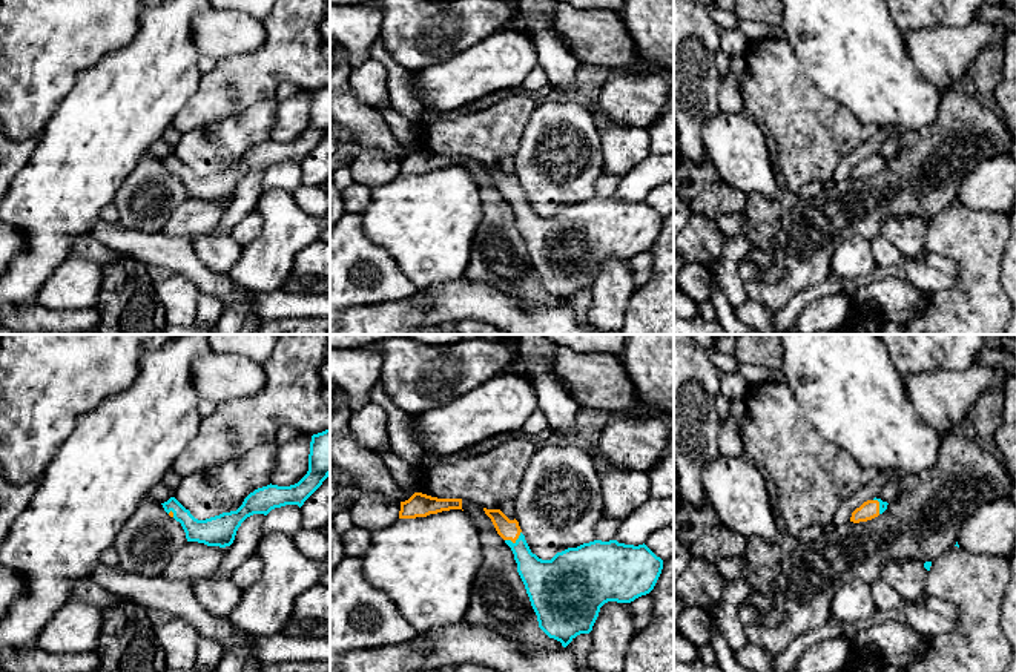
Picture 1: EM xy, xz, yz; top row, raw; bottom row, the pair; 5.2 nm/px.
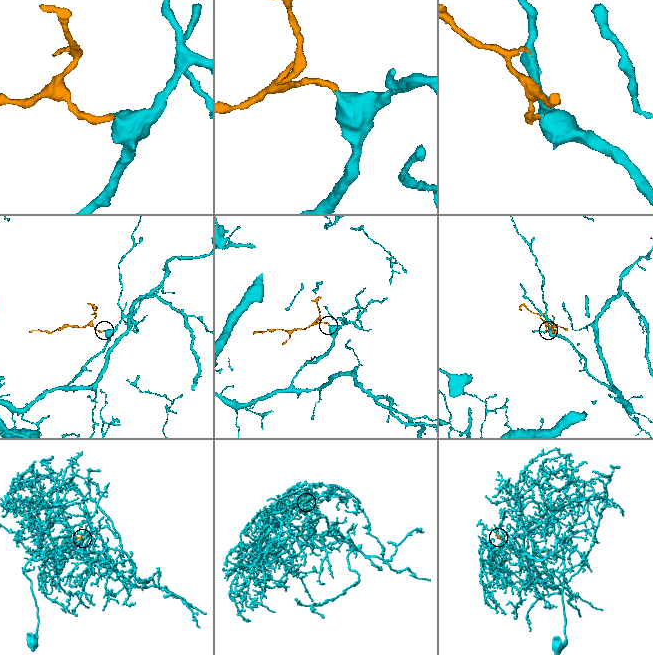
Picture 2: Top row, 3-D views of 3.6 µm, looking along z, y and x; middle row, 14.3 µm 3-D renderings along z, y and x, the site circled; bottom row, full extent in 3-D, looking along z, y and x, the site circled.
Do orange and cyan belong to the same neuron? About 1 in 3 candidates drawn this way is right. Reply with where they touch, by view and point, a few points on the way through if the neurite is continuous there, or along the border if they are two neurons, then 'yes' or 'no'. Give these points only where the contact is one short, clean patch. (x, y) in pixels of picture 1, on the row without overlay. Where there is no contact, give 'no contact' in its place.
contact xz (514, 197); way xz (508, 186), (514, 197), (528, 221), (542, 235); yes

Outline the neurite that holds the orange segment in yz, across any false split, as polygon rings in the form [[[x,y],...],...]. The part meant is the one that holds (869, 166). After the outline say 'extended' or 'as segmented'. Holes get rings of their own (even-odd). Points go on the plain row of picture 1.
[[[876,153],[873,156],[867,156],[852,169],[850,178],[859,180],[872,176],[882,170],[887,166],[887,161],[889,161],[887,158],[882,158],[881,155]]] | extended

